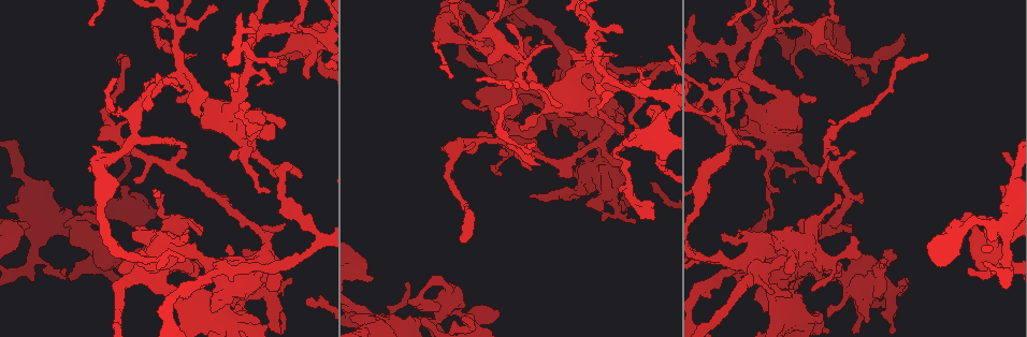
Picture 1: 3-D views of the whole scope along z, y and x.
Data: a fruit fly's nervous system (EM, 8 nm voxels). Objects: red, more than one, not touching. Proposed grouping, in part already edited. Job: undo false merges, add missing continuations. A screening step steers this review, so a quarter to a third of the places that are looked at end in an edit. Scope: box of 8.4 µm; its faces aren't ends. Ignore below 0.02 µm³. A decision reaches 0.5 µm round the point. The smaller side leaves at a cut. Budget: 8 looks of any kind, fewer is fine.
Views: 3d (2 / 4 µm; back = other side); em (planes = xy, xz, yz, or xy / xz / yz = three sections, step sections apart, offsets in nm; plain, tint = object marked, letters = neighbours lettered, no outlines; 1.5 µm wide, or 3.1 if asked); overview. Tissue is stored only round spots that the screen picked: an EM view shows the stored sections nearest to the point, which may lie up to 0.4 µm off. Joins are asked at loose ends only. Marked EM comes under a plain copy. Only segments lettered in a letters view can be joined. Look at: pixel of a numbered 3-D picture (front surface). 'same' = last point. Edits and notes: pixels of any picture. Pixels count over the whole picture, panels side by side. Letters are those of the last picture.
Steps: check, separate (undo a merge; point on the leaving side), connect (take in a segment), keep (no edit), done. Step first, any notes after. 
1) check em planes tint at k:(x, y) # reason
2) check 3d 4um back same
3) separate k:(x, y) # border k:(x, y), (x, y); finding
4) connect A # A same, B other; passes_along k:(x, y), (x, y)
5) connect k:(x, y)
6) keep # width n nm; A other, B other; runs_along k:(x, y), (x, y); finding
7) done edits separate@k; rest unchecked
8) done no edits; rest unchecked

check em planes letters at 1:(236, 310) # closes a loop

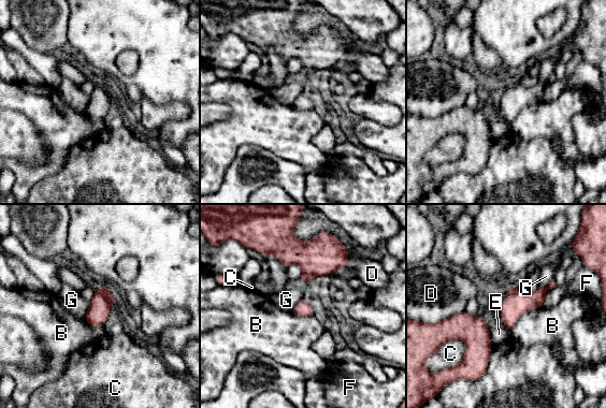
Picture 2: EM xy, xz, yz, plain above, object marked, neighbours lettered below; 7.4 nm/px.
keep # B other, C other, D other, E other, F other, G other; continuous, no second neuron

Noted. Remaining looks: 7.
check em xy step 8 tint at 1:(223, 267) # small branch off a trunk

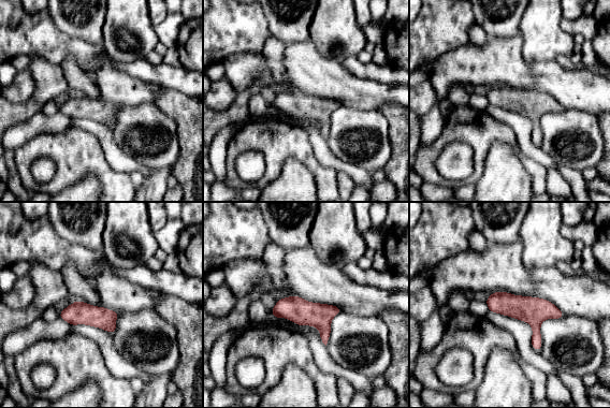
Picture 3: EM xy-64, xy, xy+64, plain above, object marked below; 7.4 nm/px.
check em xz step 8 letters same

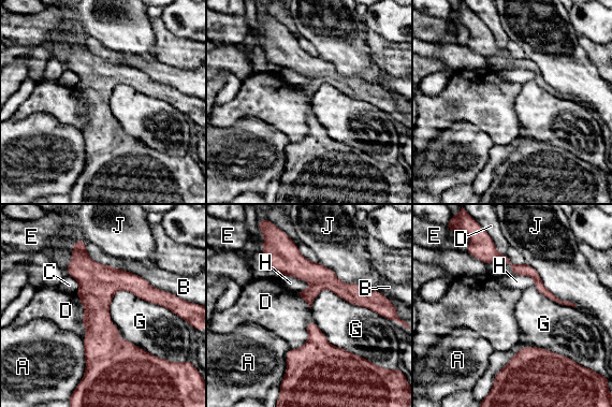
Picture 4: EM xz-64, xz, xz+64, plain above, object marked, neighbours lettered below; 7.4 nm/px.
keep # longest_contact B 550 nm; A other, B other, C other, D other, E other, G other, H other, J other; border 4:(108, 306), (128, 290), (177, 316); all the same neuron

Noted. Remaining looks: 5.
check em planes tint at 1:(498, 314)

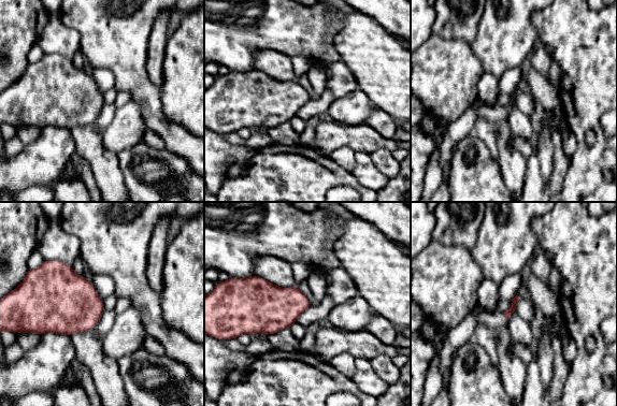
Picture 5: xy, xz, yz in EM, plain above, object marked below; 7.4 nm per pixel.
check em planes letters same # what lies round it

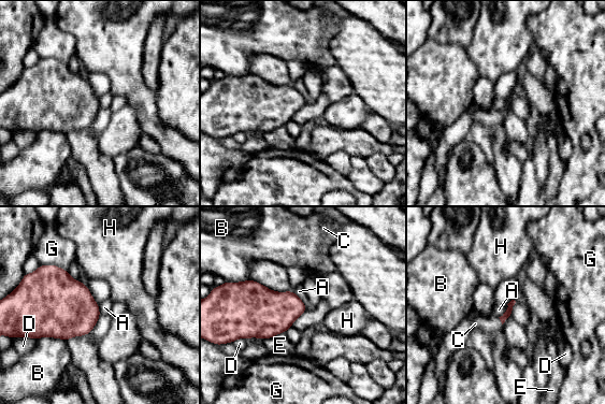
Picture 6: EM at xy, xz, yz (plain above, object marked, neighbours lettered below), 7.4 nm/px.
connect C # A other, B other, C same, D other, E other, G other, H other; it goes on there

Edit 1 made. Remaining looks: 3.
done edits connect@6; rest unchecked

